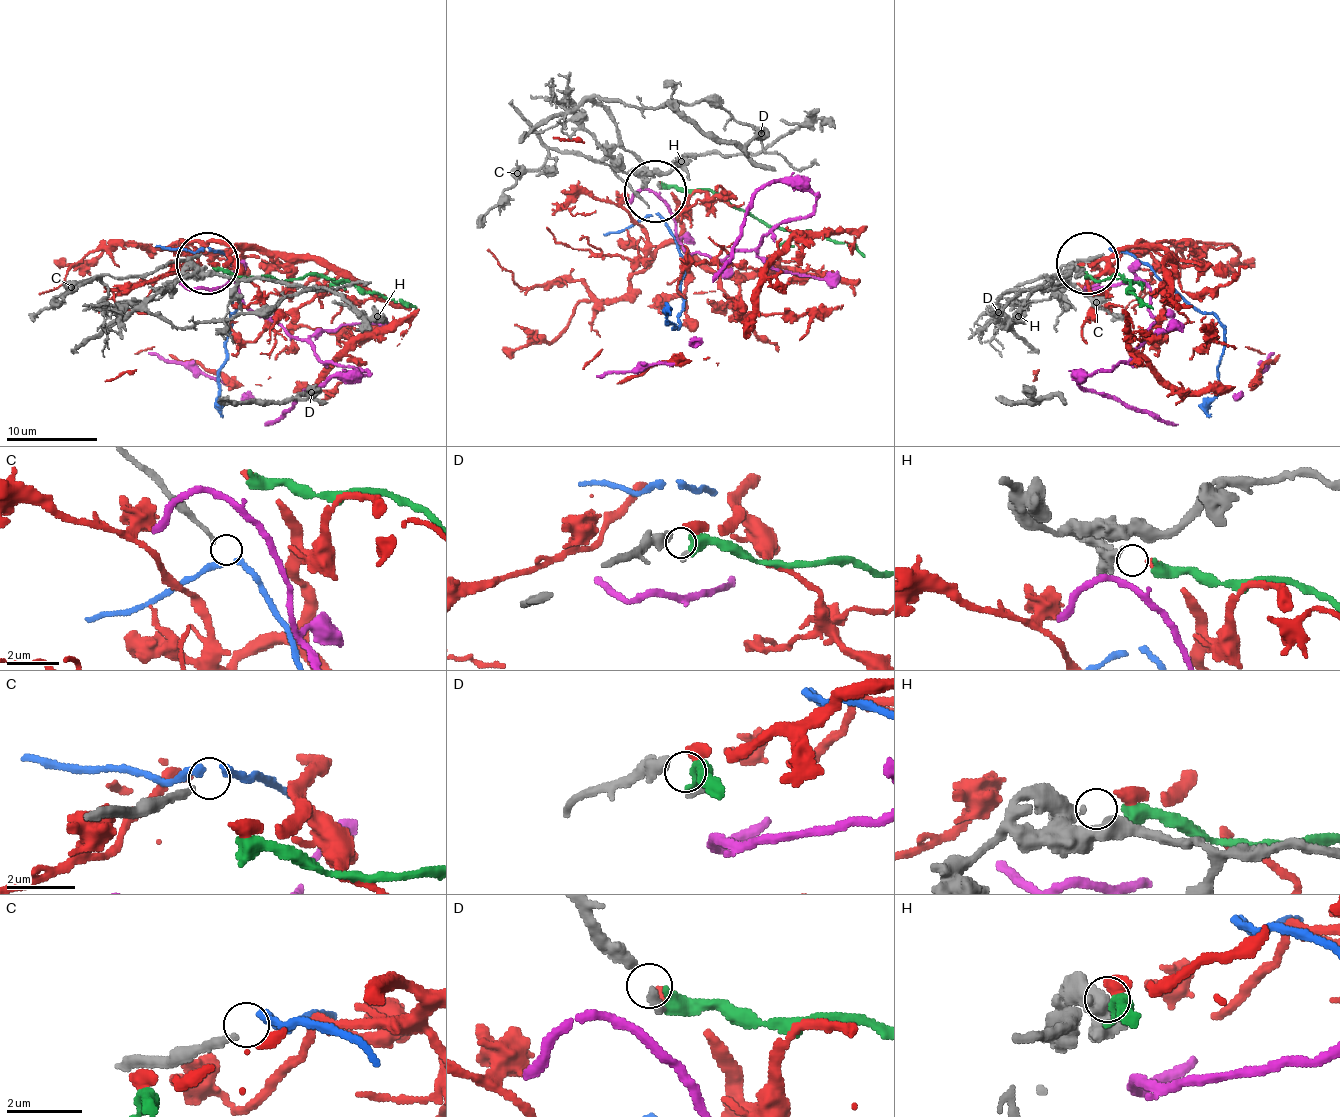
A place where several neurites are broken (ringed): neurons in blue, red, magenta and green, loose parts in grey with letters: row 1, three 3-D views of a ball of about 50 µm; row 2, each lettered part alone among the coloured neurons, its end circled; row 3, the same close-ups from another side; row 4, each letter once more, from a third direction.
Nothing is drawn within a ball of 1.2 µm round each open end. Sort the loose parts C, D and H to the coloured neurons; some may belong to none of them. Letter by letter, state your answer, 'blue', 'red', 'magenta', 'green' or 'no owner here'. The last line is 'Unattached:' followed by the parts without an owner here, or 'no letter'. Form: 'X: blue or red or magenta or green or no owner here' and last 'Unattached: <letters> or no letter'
C: blue
D: green
H: red
Unattached: no letter

